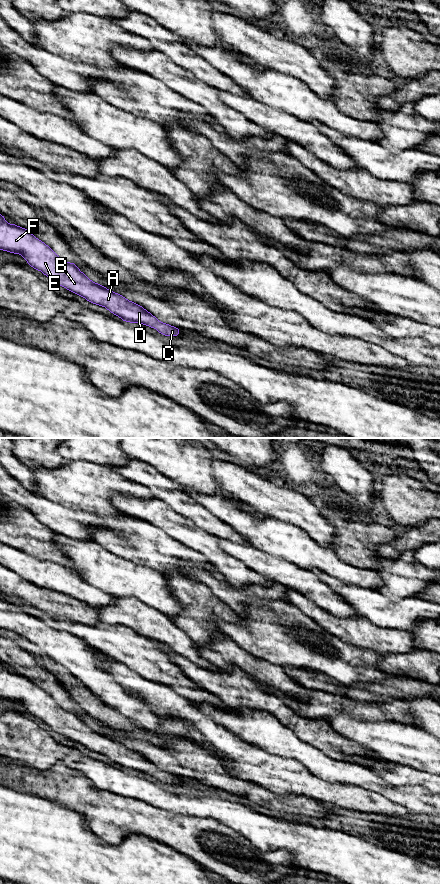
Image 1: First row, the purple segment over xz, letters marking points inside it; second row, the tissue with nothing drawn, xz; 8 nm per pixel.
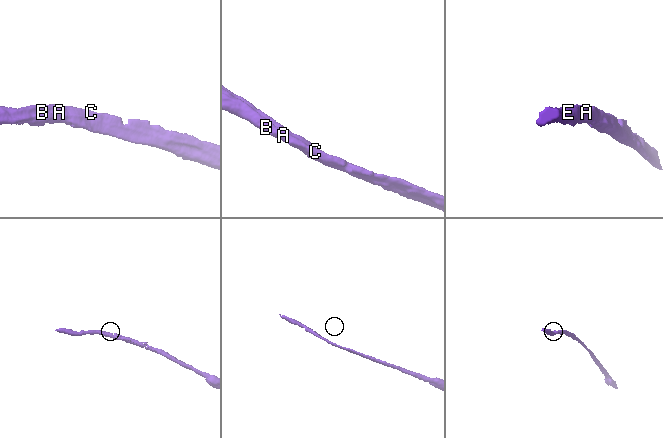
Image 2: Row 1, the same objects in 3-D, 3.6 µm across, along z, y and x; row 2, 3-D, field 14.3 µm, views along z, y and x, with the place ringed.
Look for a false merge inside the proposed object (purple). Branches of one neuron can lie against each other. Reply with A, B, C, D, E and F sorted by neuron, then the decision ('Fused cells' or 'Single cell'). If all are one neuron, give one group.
Groups: A B C D E F. Single cell

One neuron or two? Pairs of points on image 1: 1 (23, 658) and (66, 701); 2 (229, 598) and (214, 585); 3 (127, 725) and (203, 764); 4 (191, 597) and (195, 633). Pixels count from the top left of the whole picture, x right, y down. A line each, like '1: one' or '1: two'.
1: one
2: one
3: two
4: one

